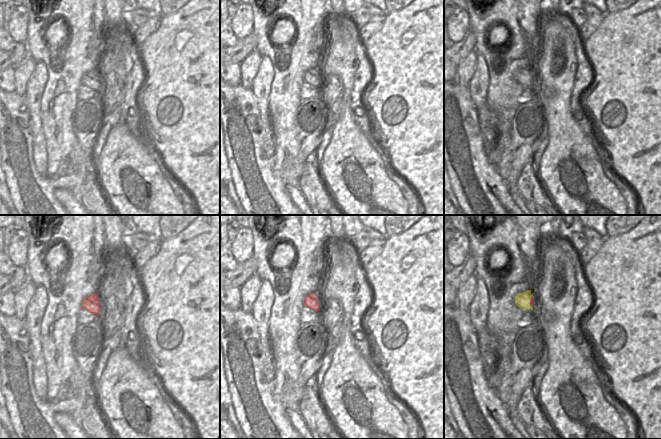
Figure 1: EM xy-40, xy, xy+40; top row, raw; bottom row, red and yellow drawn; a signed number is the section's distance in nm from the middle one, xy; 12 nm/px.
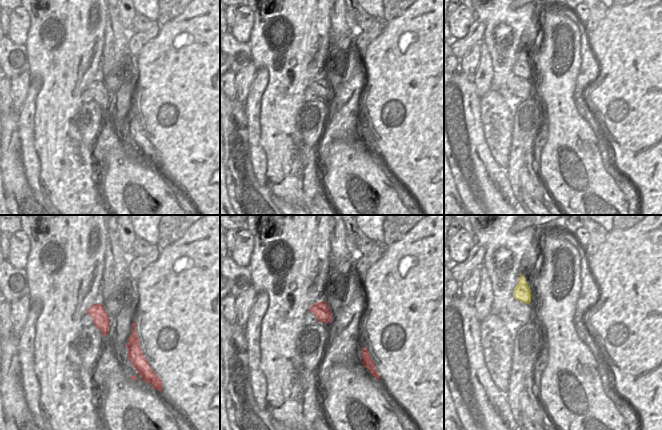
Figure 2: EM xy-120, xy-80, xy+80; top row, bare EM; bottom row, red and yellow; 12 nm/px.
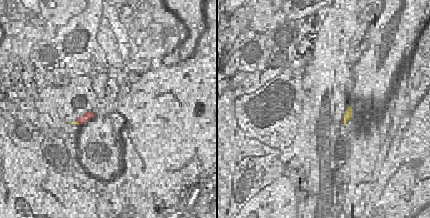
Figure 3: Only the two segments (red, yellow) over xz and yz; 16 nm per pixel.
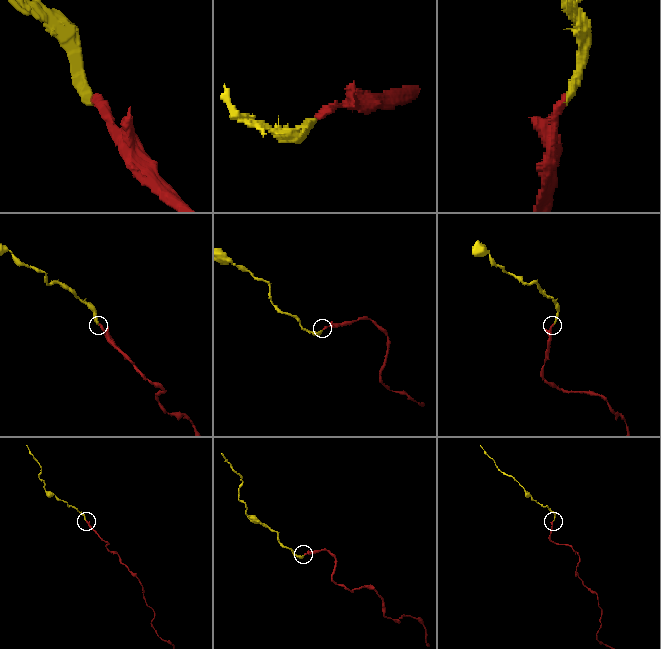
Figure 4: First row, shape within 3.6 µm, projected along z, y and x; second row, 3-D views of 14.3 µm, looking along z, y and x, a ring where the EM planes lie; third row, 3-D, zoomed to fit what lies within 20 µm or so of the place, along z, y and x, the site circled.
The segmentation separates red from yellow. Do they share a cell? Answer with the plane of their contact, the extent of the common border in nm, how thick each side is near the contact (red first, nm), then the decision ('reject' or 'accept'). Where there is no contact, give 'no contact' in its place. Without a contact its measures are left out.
meets red in xy+40; contact 140 nm long; 50 nm thick on the red side, 180 nm on the other; accept

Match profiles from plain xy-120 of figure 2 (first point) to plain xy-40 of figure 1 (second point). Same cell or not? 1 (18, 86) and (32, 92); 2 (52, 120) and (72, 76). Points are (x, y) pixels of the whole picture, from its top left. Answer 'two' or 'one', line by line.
1: two
2: one

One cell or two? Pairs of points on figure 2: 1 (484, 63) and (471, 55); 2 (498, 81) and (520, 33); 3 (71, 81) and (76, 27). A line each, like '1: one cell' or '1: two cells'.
1: two cells
2: one cell
3: one cell

